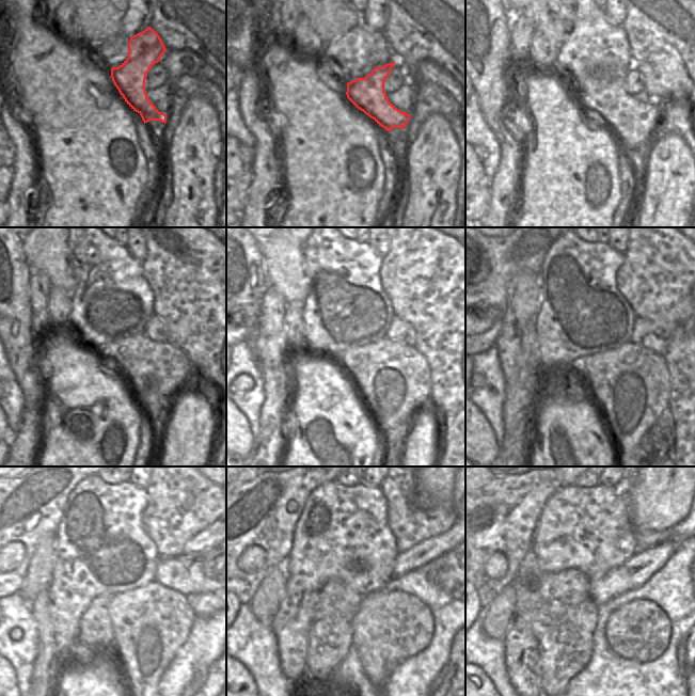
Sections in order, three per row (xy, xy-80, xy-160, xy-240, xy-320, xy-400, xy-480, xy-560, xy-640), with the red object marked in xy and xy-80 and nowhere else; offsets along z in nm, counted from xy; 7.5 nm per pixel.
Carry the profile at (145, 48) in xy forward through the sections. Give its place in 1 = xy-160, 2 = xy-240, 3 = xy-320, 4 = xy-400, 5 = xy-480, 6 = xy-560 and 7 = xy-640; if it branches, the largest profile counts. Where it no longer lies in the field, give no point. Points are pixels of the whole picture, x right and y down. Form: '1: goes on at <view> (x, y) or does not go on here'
1: goes on at xy-160 (633, 122)
2: goes on at xy-240 (156, 369)
3: goes on at xy-320 (394, 379)
4: goes on at xy-400 (632, 384)
5: goes on at xy-480 (151, 623)
6: goes on at xy-560 (389, 628)
7: goes on at xy-640 (640, 630)

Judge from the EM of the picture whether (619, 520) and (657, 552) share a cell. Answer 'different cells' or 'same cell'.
different cells

